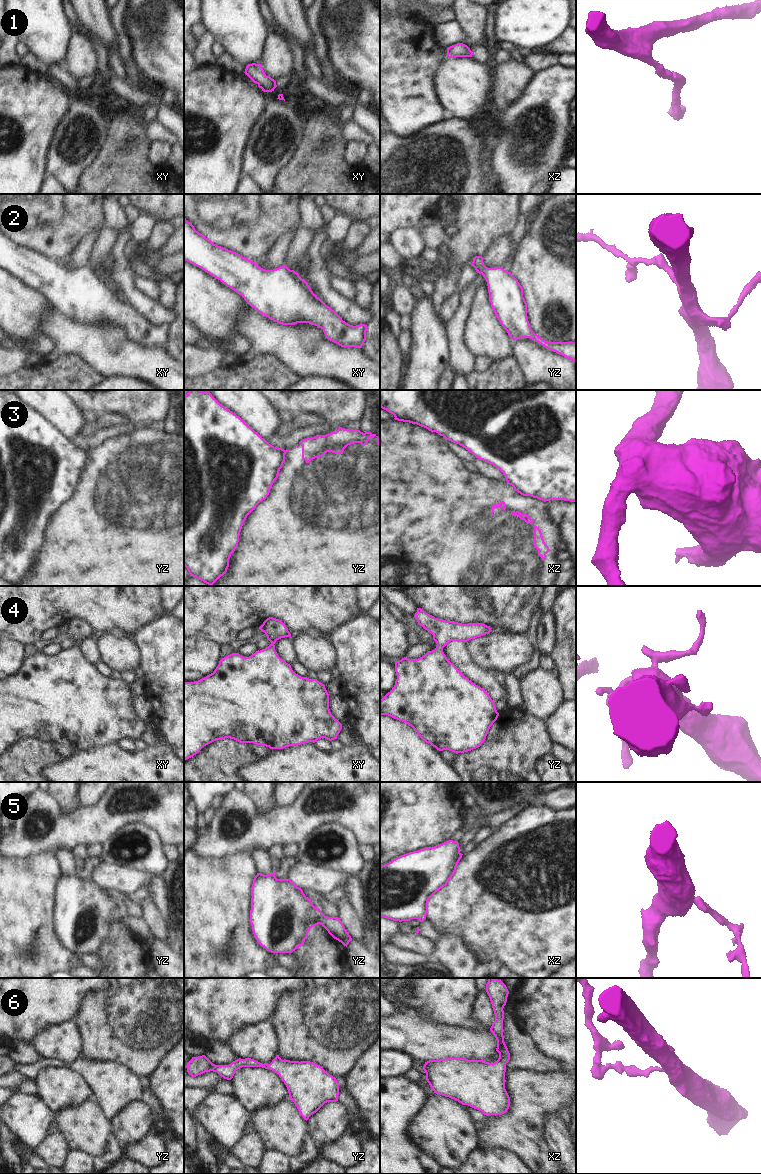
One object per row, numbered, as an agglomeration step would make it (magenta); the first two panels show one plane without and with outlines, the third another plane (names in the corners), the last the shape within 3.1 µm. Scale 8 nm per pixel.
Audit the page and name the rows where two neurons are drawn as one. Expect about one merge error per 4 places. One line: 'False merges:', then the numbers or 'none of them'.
False merges: 3

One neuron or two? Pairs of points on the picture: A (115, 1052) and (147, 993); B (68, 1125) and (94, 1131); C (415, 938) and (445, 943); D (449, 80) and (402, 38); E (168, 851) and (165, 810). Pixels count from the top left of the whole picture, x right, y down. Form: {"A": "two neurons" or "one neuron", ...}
{"A": "one neuron", "B": "one neuron", "C": "two neurons", "D": "two neurons", "E": "two neurons"}

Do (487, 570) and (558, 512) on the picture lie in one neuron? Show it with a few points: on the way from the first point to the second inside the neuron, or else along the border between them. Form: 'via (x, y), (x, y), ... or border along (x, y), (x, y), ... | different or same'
border along (545, 502), (550, 516) | different

